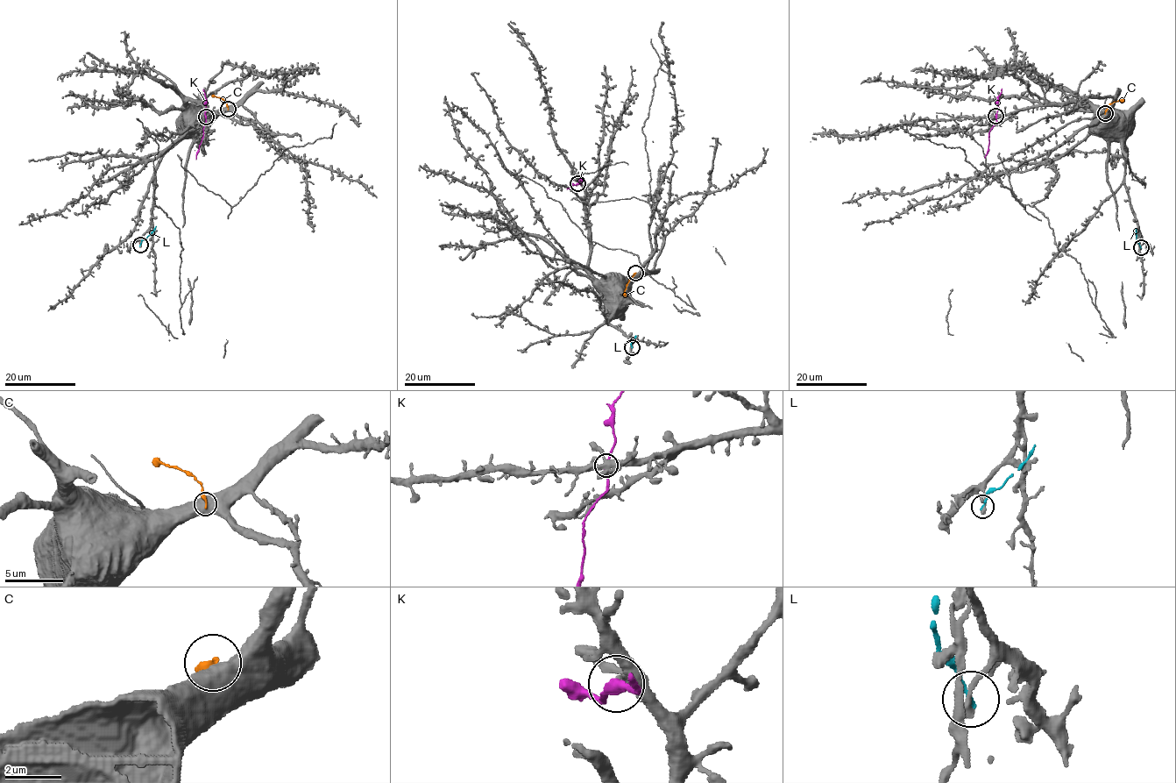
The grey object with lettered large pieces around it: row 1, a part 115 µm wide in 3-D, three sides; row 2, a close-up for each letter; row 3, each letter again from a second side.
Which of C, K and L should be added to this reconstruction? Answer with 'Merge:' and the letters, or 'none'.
Merge: none

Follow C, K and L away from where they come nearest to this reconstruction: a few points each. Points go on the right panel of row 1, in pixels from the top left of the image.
C: (1105, 113), (1109, 104), (1124, 100)
K: (996, 116), (996, 123), (989, 132), (985, 158)
L: (1140, 247), (1136, 238), (1136, 229)

